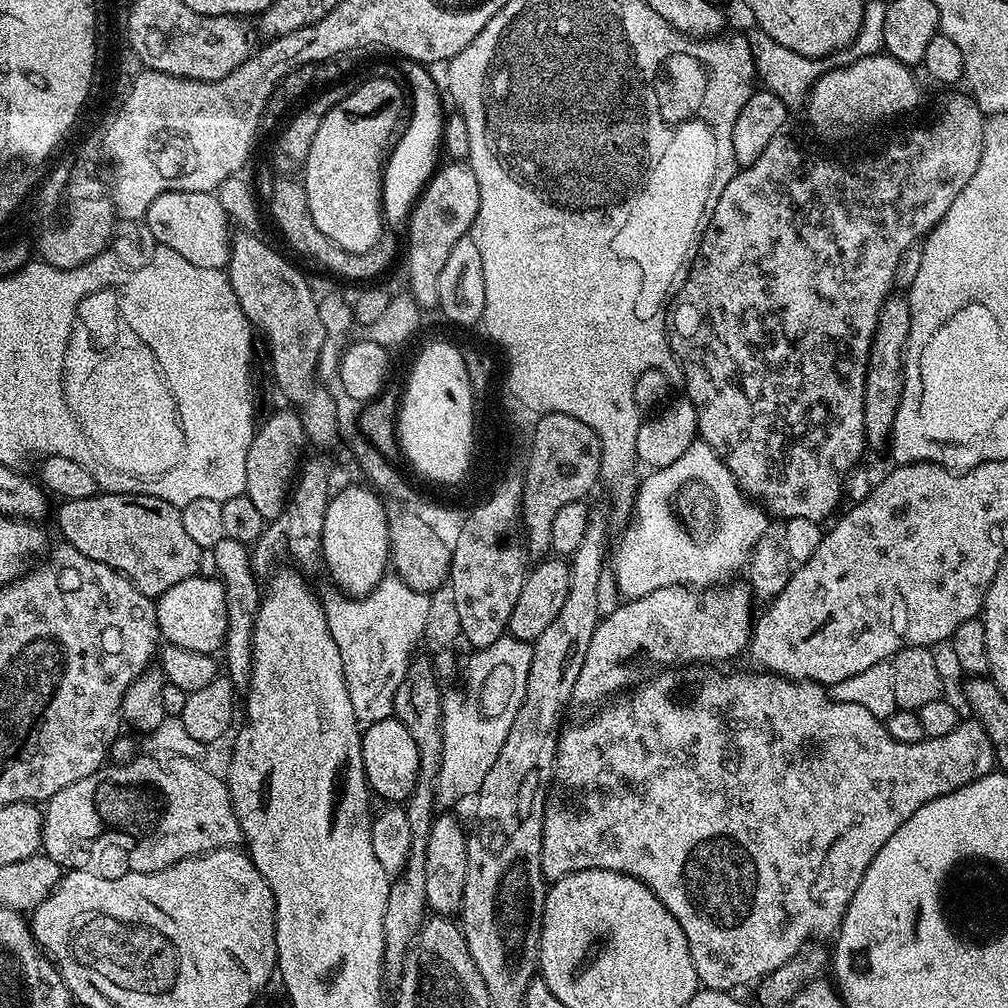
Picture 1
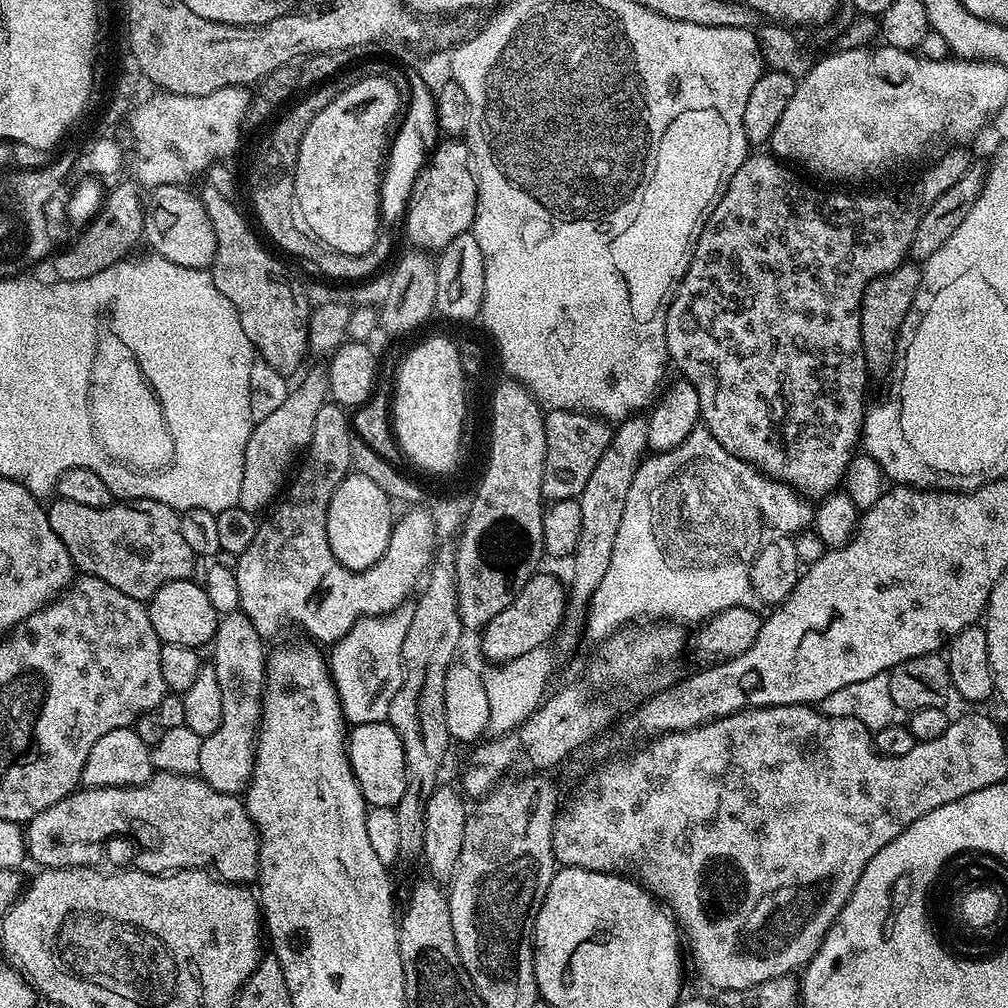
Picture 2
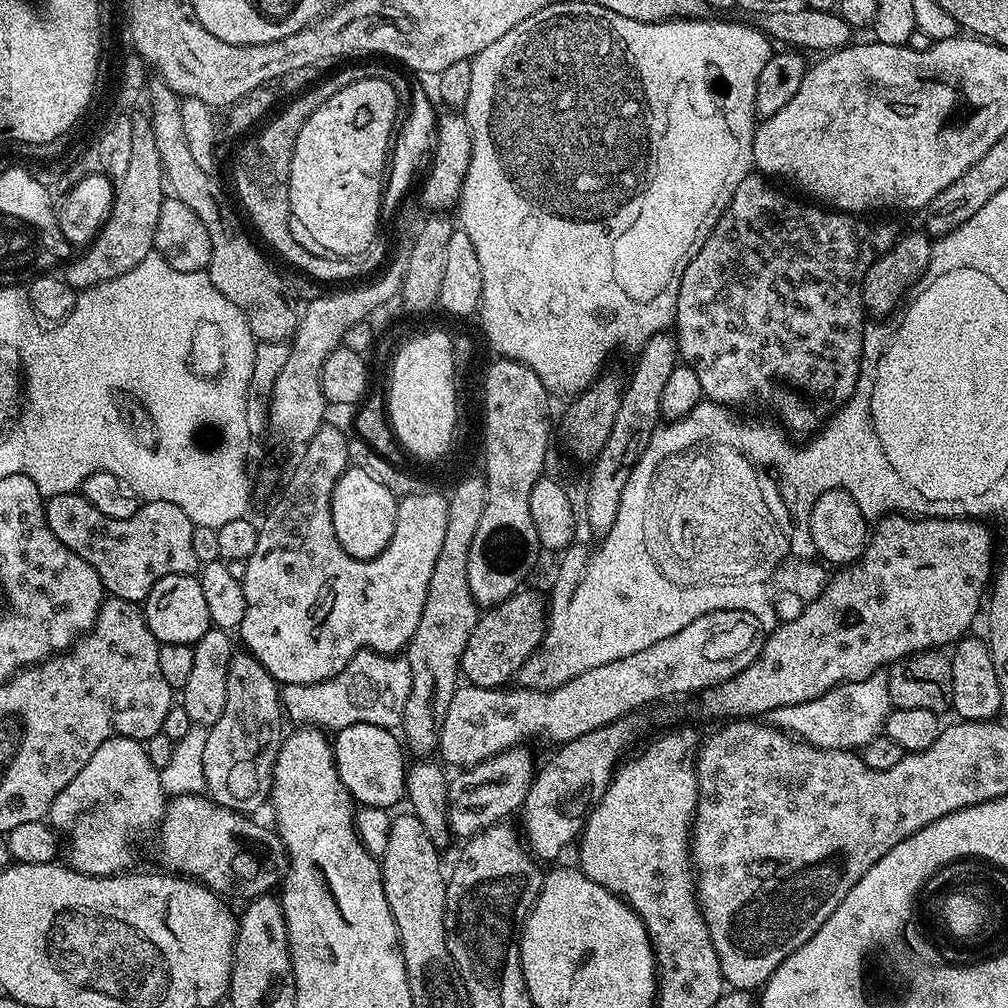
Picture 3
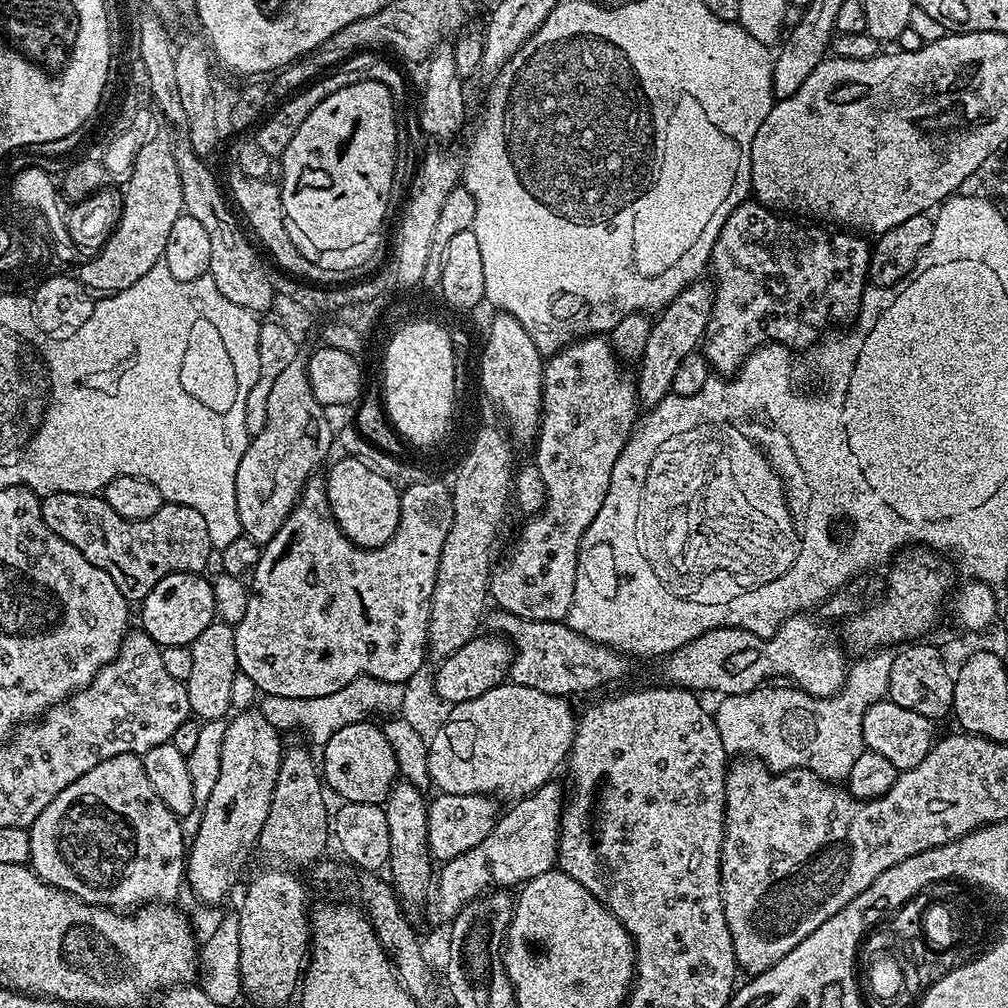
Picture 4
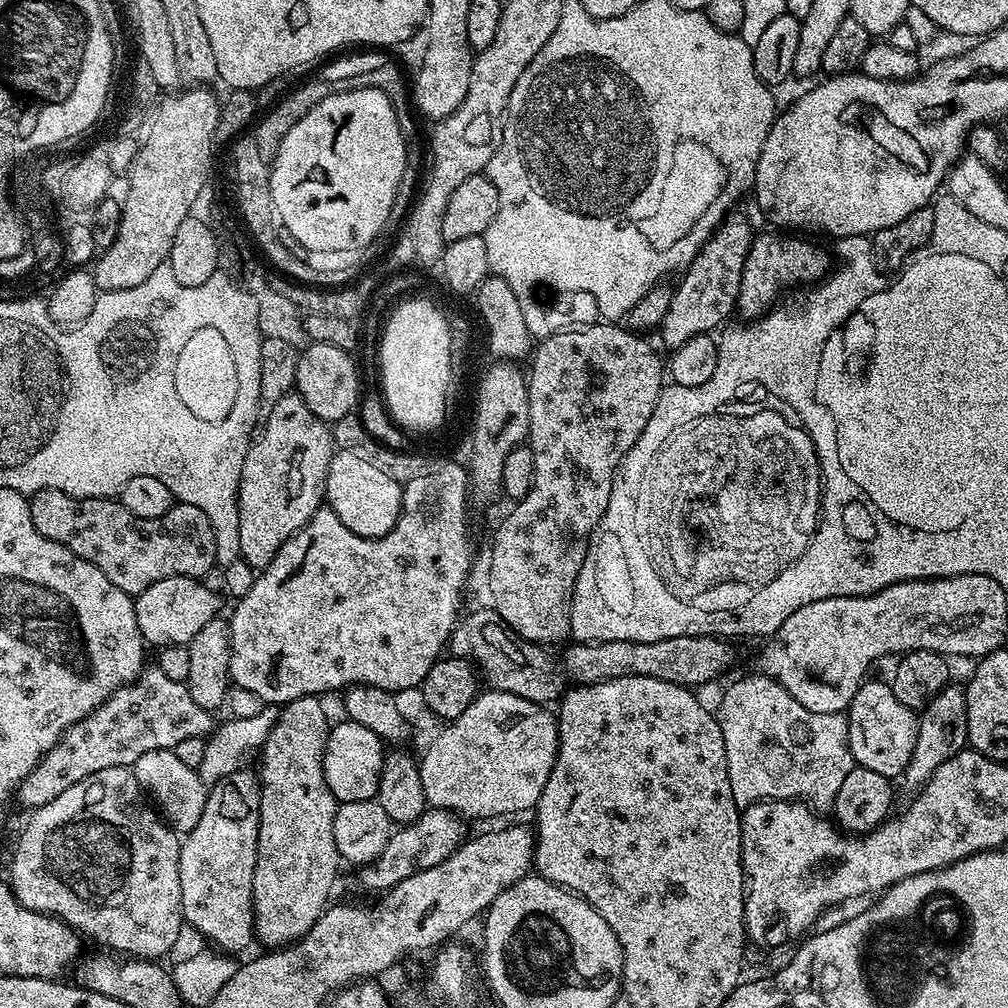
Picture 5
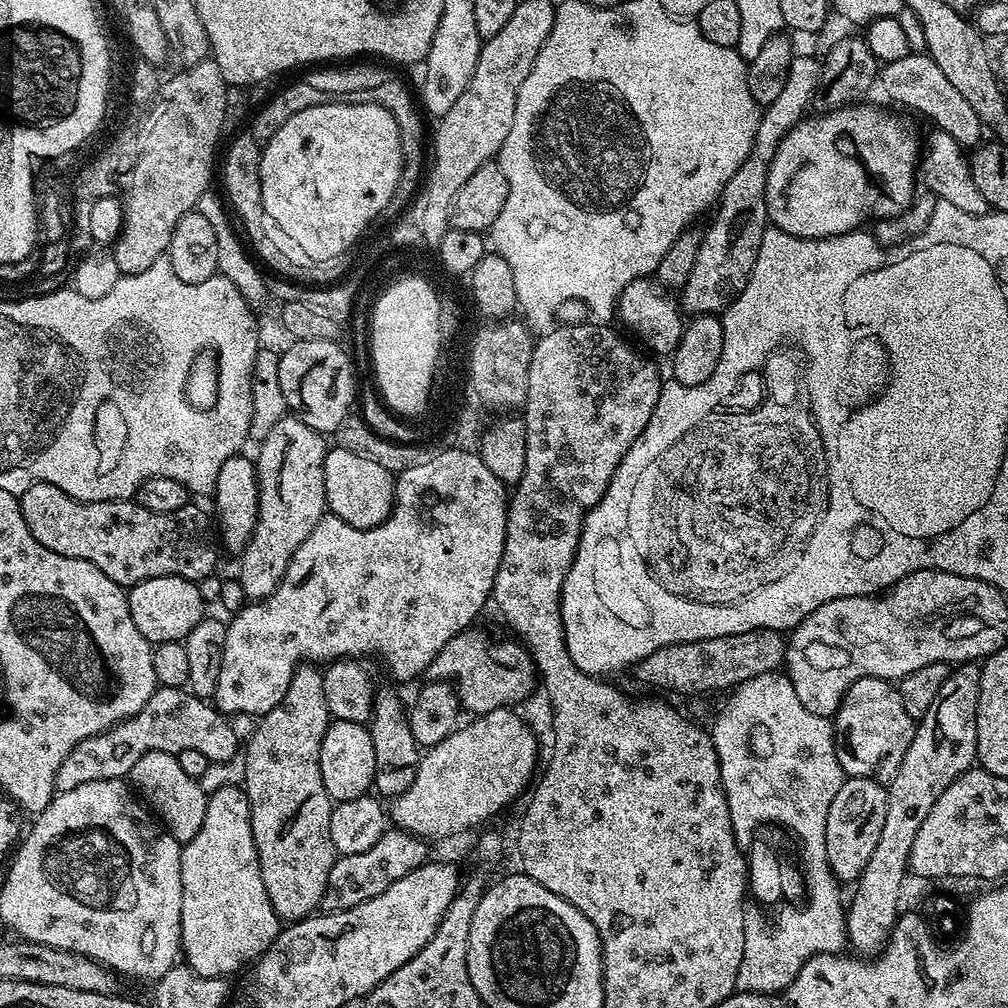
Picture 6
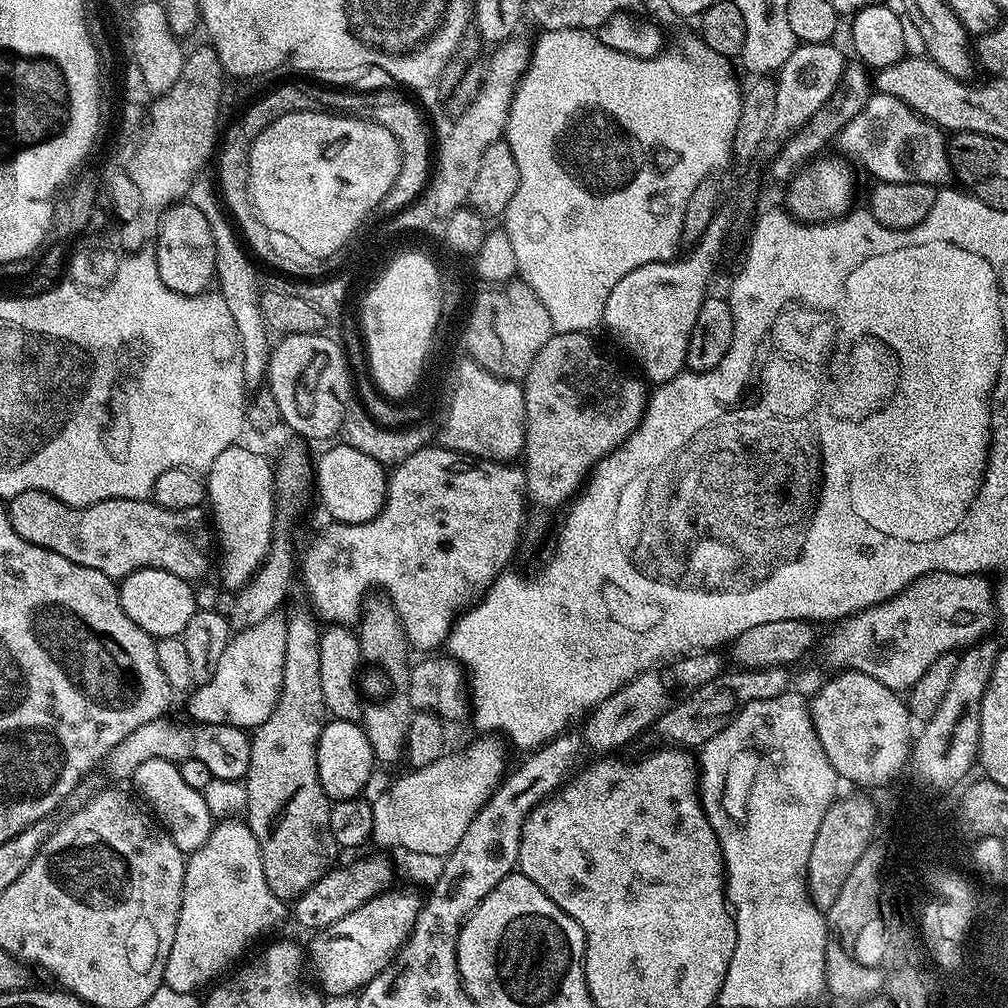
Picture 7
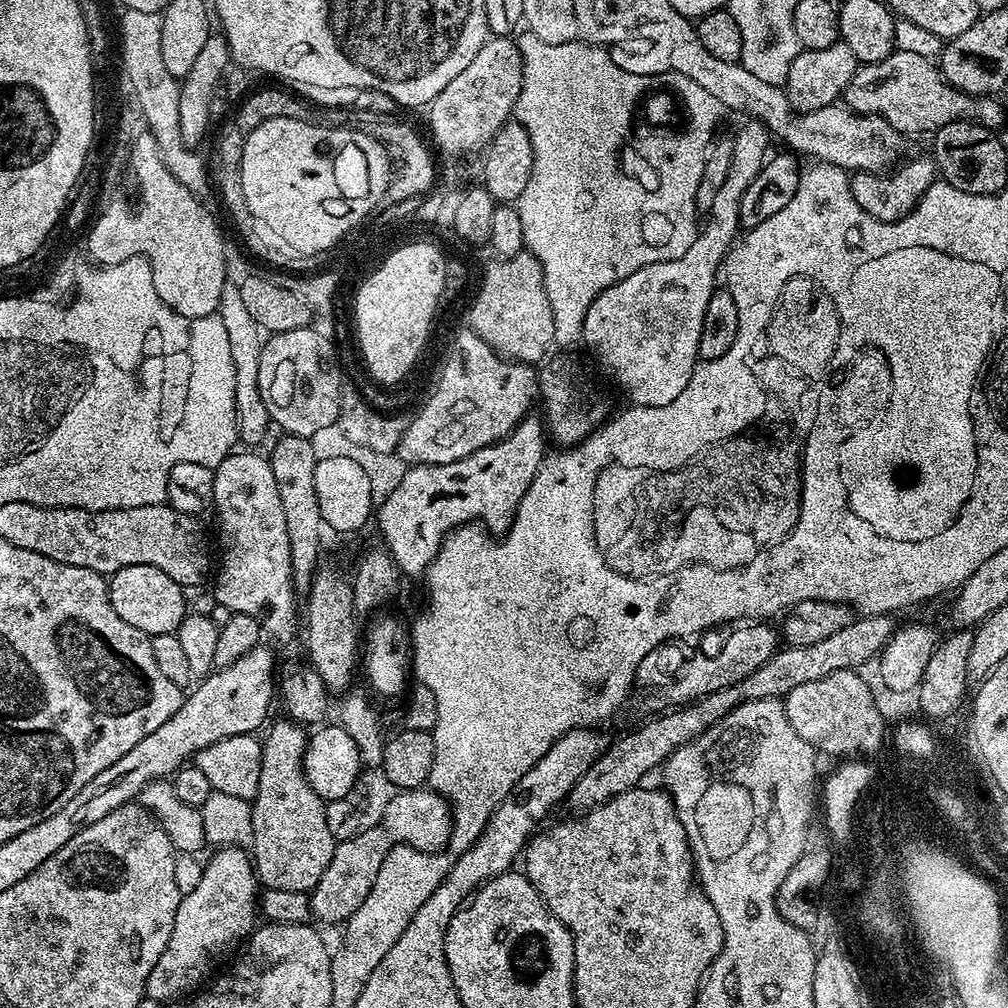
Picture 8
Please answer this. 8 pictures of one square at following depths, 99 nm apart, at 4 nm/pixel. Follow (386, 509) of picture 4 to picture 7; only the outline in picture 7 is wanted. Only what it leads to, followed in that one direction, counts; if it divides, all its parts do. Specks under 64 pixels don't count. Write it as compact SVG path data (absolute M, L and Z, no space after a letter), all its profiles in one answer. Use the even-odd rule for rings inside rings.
M342 442L333 443L320 460L314 464L314 488L320 491L320 500L331 519L338 524L361 524L370 522L384 505L388 493L388 476L385 465L374 462L374 458L362 454L362 450L354 450L354 446L346 446Z

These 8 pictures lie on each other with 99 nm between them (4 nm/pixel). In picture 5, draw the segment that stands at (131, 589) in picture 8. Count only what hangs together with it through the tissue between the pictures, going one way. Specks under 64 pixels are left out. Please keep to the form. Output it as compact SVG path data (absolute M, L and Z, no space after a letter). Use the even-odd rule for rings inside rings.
M171 576L162 578L162 582L154 582L140 595L135 597L136 617L138 618L138 630L144 635L149 645L163 646L166 644L188 645L206 626L206 622L217 619L221 597L210 590L200 578L194 576Z

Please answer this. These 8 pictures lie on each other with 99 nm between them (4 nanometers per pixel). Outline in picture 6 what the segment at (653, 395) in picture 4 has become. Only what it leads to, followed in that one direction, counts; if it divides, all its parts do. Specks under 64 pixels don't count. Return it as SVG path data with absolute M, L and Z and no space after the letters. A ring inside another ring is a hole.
M793 55L786 86L782 86L778 98L774 98L774 102L763 109L758 130L754 134L754 146L750 146L746 162L742 162L738 170L734 170L730 182L726 182L726 186L720 191L720 199L714 208L716 217L709 228L703 229L704 237L702 246L698 246L694 270L690 270L690 278L686 278L686 286L678 296L683 311L689 317L723 313L732 299L746 286L758 258L764 232L770 226L766 210L766 178L770 162L782 138L786 138L788 131L805 119L807 112L804 111L810 108L820 86L821 65L817 57L815 60L812 56Z

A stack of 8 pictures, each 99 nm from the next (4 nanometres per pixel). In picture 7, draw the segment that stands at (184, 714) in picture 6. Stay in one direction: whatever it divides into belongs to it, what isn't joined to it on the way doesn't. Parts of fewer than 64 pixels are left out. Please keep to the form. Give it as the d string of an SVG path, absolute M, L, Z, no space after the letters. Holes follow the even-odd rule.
M161 718L148 722L146 726L140 726L134 734L130 734L125 740L118 742L114 750L110 750L110 754L102 761L102 768L105 768L114 779L128 782L133 779L138 766L147 759L179 762L198 758L198 762L209 768L213 779L240 782L247 777L252 737L245 729L221 724L187 723L179 724L176 720L168 721L168 718Z

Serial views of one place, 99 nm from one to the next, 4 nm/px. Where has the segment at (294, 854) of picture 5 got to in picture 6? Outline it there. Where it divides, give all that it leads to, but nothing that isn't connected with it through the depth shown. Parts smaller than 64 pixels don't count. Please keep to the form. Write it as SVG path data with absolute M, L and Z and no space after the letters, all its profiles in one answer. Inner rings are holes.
M315 663L298 665L290 678L286 694L282 694L282 702L278 702L278 706L274 706L274 710L265 716L259 717L257 724L260 725L253 730L252 737L246 740L242 752L245 764L242 787L250 802L252 833L258 850L262 886L266 886L266 894L270 894L270 906L274 906L276 914L284 922L307 920L320 908L320 900L326 890L326 878L338 855L330 838L330 814L334 801L326 794L326 786L322 786L320 769L320 747L330 723L326 690L322 690L323 677L323 671Z

